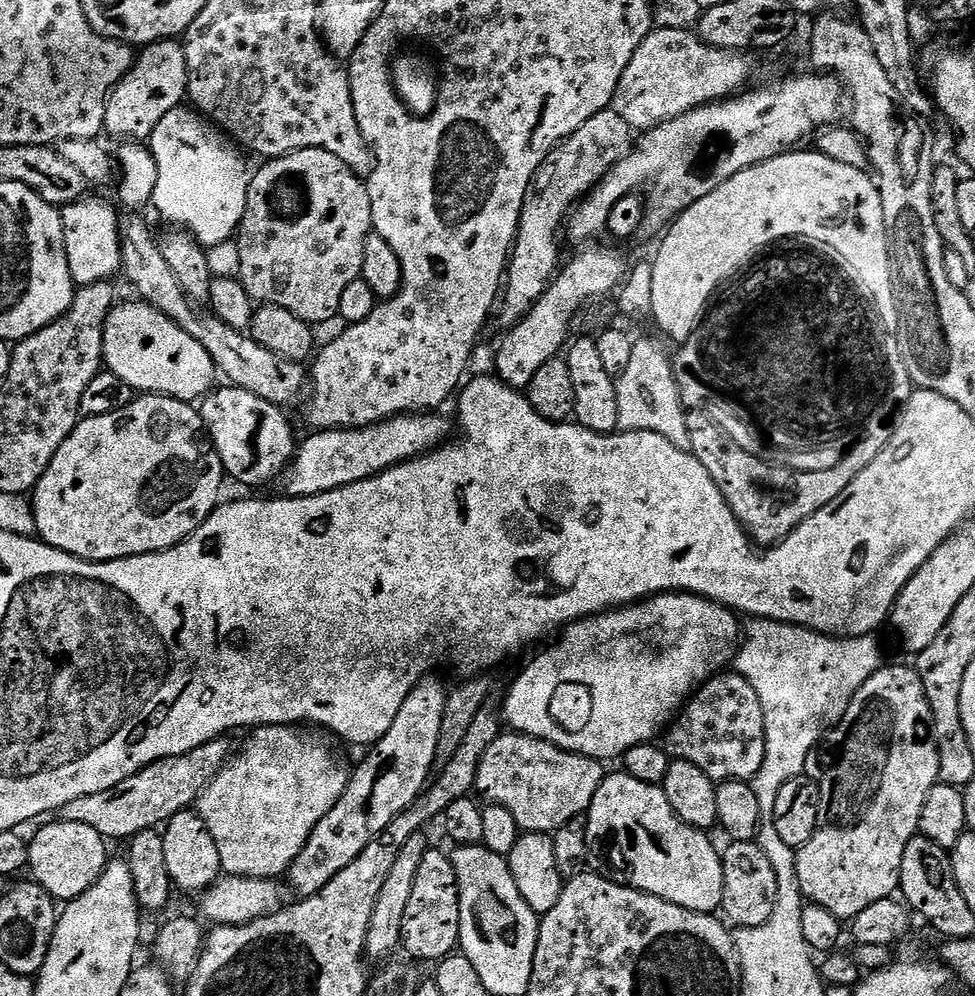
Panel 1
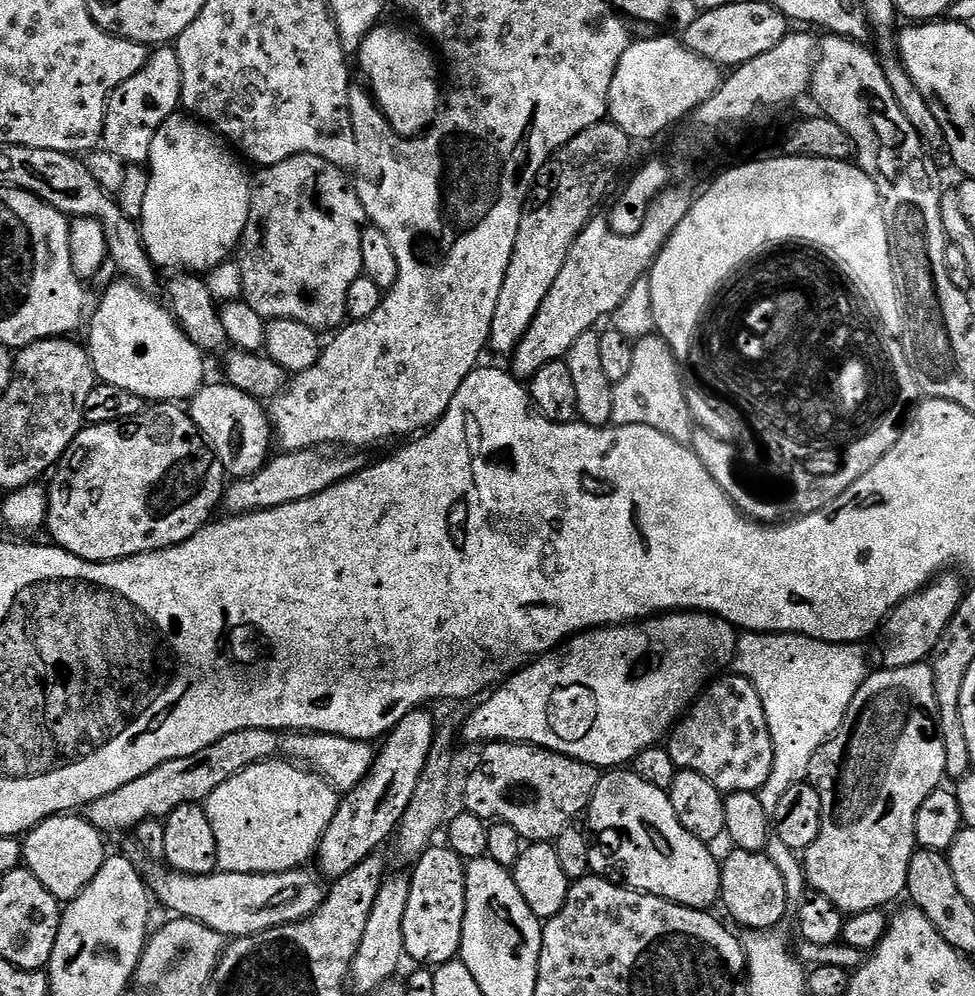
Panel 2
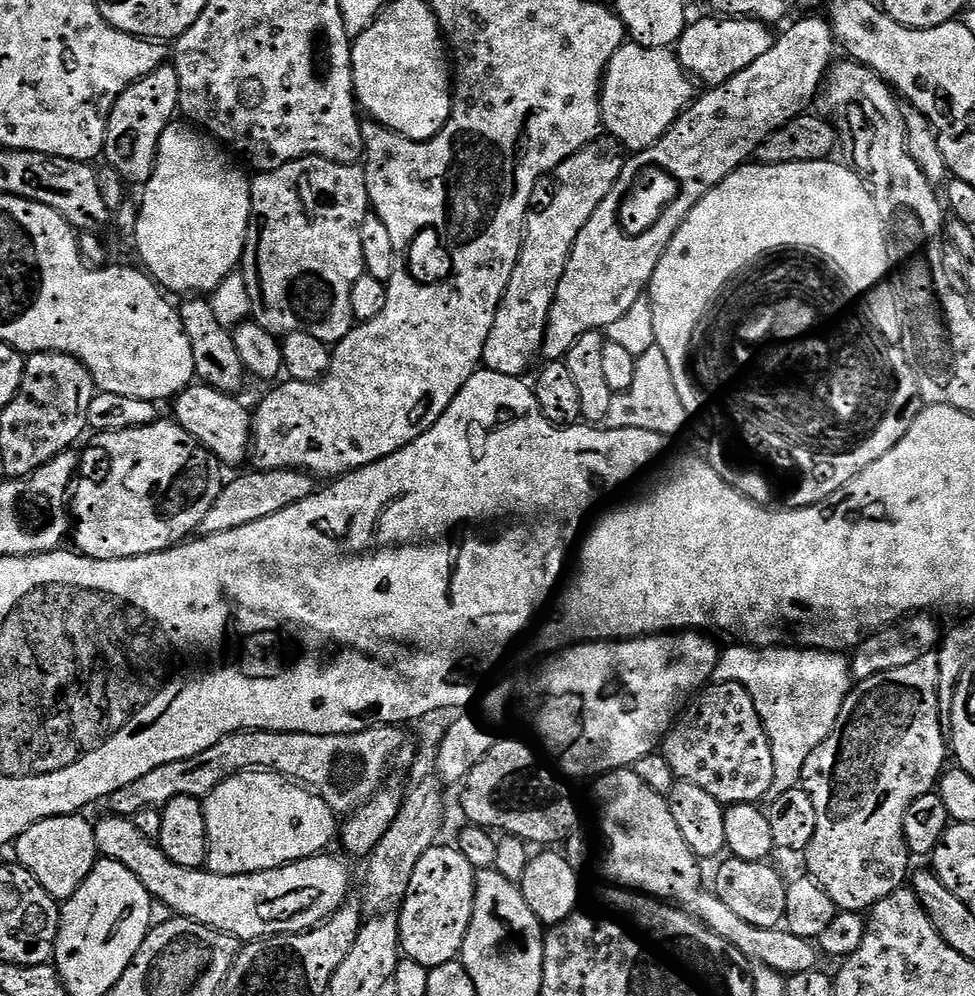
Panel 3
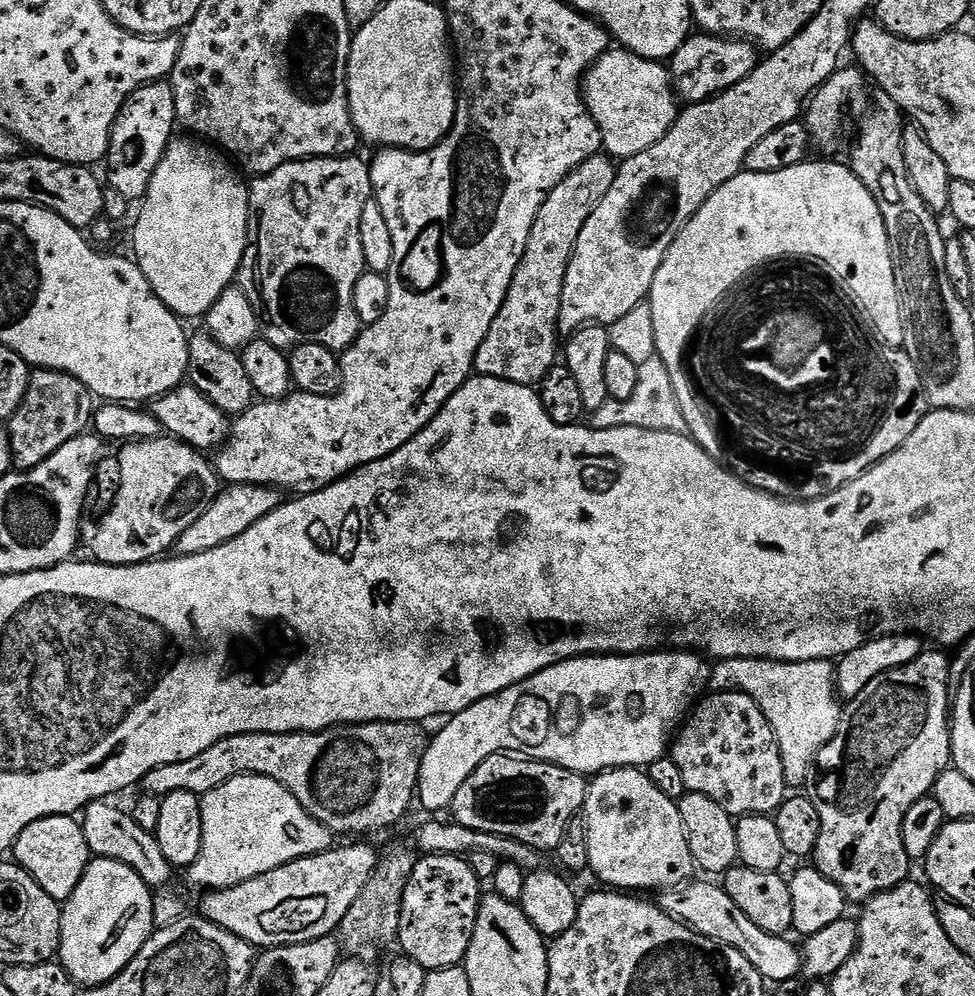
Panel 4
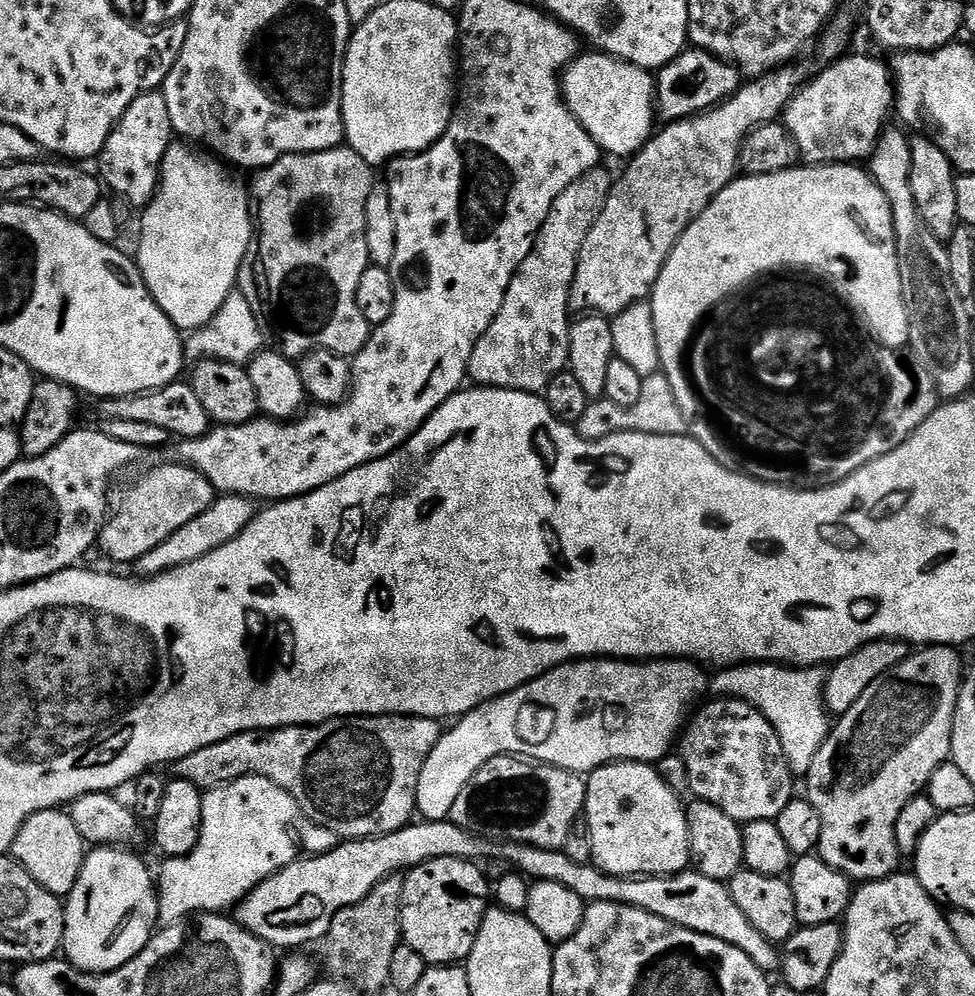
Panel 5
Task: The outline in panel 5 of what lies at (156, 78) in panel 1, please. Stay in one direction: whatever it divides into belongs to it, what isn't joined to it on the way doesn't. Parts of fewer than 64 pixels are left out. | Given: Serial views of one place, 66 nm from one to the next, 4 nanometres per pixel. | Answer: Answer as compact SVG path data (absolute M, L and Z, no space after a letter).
M157 90L155 92L144 92L144 93L142 93L141 96L139 96L138 98L134 98L134 102L130 102L130 106L126 110L126 114L122 114L122 118L120 119L120 121L118 121L118 123L116 123L116 129L113 130L113 132L110 134L110 138L106 142L106 146L104 147L104 150L103 150L103 153L102 153L102 160L105 160L105 162L108 163L108 165L106 165L105 168L104 168L104 176L105 177L103 176L103 179L106 181L106 184L107 184L107 180L106 179L108 179L109 186L113 188L111 191L113 193L115 193L115 195L117 195L117 196L123 196L124 199L127 200L129 204L131 204L133 206L144 206L144 205L147 205L148 201L151 200L153 196L155 196L156 190L160 186L160 166L161 166L161 164L164 163L164 155L166 154L166 150L168 149L168 147L173 142L174 142L174 133L172 131L172 123L170 122L170 110L166 110L166 98L164 97L163 91Z

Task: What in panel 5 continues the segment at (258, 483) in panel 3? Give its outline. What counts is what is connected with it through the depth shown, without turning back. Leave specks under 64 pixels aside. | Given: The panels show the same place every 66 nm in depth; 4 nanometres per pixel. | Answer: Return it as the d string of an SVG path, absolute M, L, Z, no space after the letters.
M217 495L212 504L206 510L202 510L202 514L198 514L198 518L186 522L186 526L182 526L182 530L174 530L174 534L170 534L170 538L166 538L166 542L162 542L162 546L154 546L154 550L150 550L150 554L142 554L142 558L137 560L134 565L135 571L140 571L141 573L137 573L141 577L147 578L160 576L163 572L169 572L178 566L186 566L190 562L198 562L198 558L210 554L214 550L218 550L218 546L226 546L226 542L238 538L238 534L242 534L242 530L246 530L246 526L250 526L257 511L257 501L251 500L248 496Z

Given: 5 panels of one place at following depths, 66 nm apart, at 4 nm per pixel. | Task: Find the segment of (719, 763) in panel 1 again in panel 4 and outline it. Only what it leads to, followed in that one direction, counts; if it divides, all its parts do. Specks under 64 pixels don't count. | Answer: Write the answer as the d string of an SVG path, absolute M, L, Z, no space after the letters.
M733 690L705 695L675 733L670 745L670 755L674 762L678 762L678 771L682 773L689 792L714 798L714 802L718 802L718 806L722 806L722 810L726 810L734 818L775 814L786 798L782 754L778 750L774 730L770 730L770 722L766 722L754 698L750 698L745 692Z

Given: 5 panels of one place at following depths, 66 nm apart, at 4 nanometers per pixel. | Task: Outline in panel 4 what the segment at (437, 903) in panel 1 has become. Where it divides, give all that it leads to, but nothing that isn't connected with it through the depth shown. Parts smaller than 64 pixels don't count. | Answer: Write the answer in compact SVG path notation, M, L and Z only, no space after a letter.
M430 855L417 859L414 874L410 874L410 882L406 886L406 894L402 898L400 934L398 937L399 951L405 956L414 958L414 962L419 962L429 972L463 965L464 956L470 950L470 942L480 909L482 899L480 887L482 887L482 881L475 876L475 872L467 859L459 856Z

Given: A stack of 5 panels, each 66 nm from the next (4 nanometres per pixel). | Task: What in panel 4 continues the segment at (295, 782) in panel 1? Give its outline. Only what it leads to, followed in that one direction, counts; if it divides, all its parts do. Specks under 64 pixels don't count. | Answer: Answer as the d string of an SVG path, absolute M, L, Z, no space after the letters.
M236 776L230 782L206 793L200 801L200 809L202 810L202 850L195 862L186 869L186 876L189 876L194 883L201 884L201 889L204 890L229 888L250 878L258 878L270 870L278 870L278 866L289 864L303 856L326 852L334 844L332 831L322 822L318 822L300 805L298 798L290 794L290 790L274 778Z

